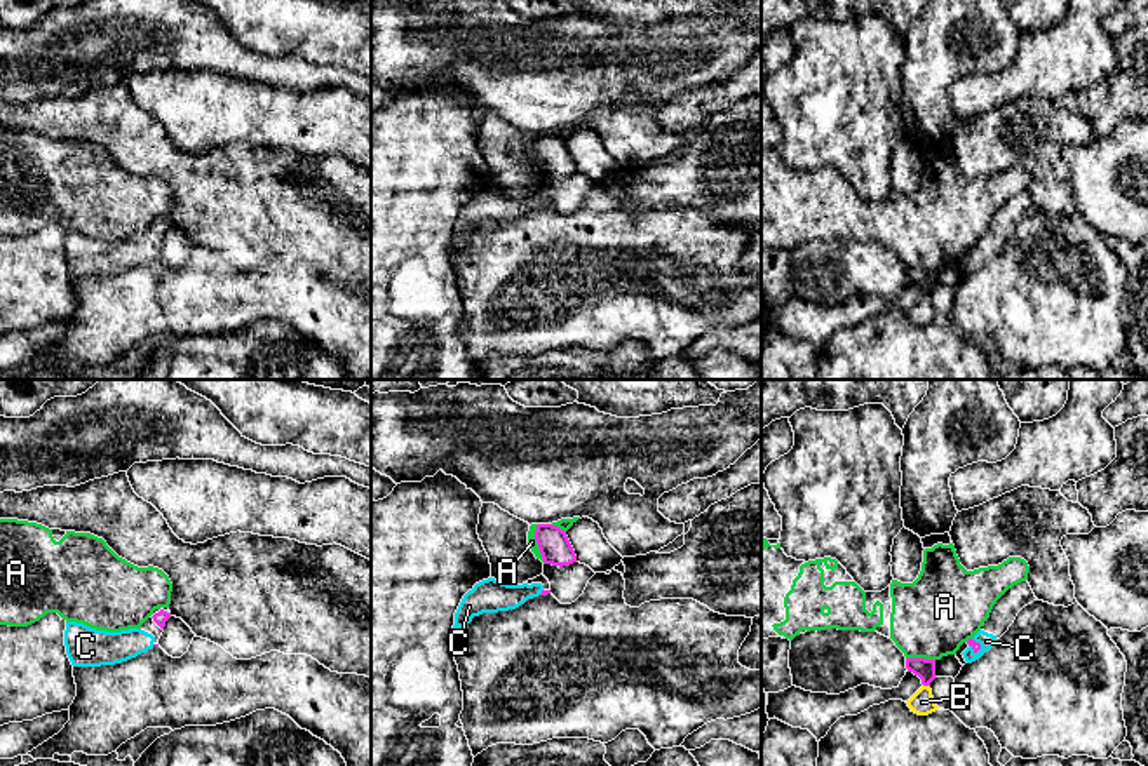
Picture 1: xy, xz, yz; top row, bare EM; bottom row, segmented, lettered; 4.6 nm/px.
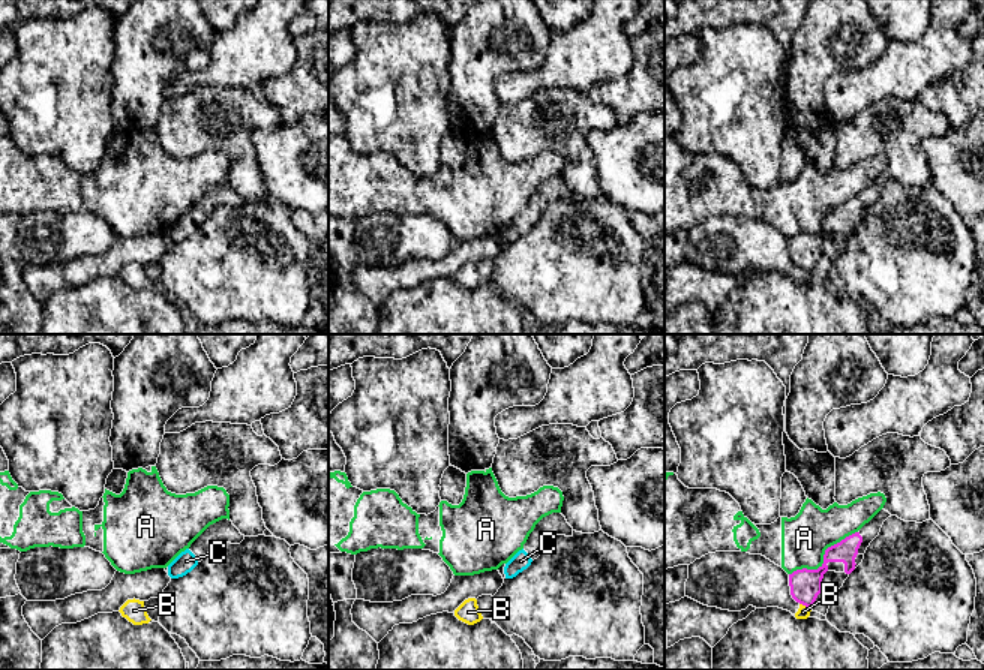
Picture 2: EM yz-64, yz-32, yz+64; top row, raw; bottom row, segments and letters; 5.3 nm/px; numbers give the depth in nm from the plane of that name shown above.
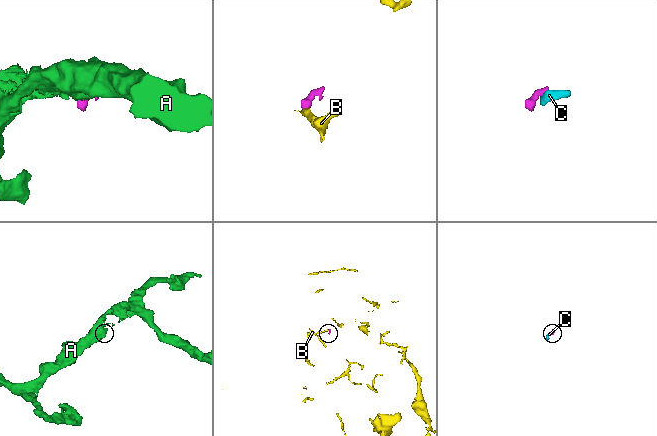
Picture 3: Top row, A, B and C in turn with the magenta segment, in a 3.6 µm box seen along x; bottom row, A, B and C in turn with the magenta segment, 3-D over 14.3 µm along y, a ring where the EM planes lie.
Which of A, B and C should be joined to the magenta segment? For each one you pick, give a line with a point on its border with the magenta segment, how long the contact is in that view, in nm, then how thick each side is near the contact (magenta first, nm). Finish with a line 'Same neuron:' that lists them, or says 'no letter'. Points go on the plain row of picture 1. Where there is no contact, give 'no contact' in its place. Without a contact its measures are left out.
C: yz (979, 256) | 70 nm | 50/70 nm
Same neuron: C

